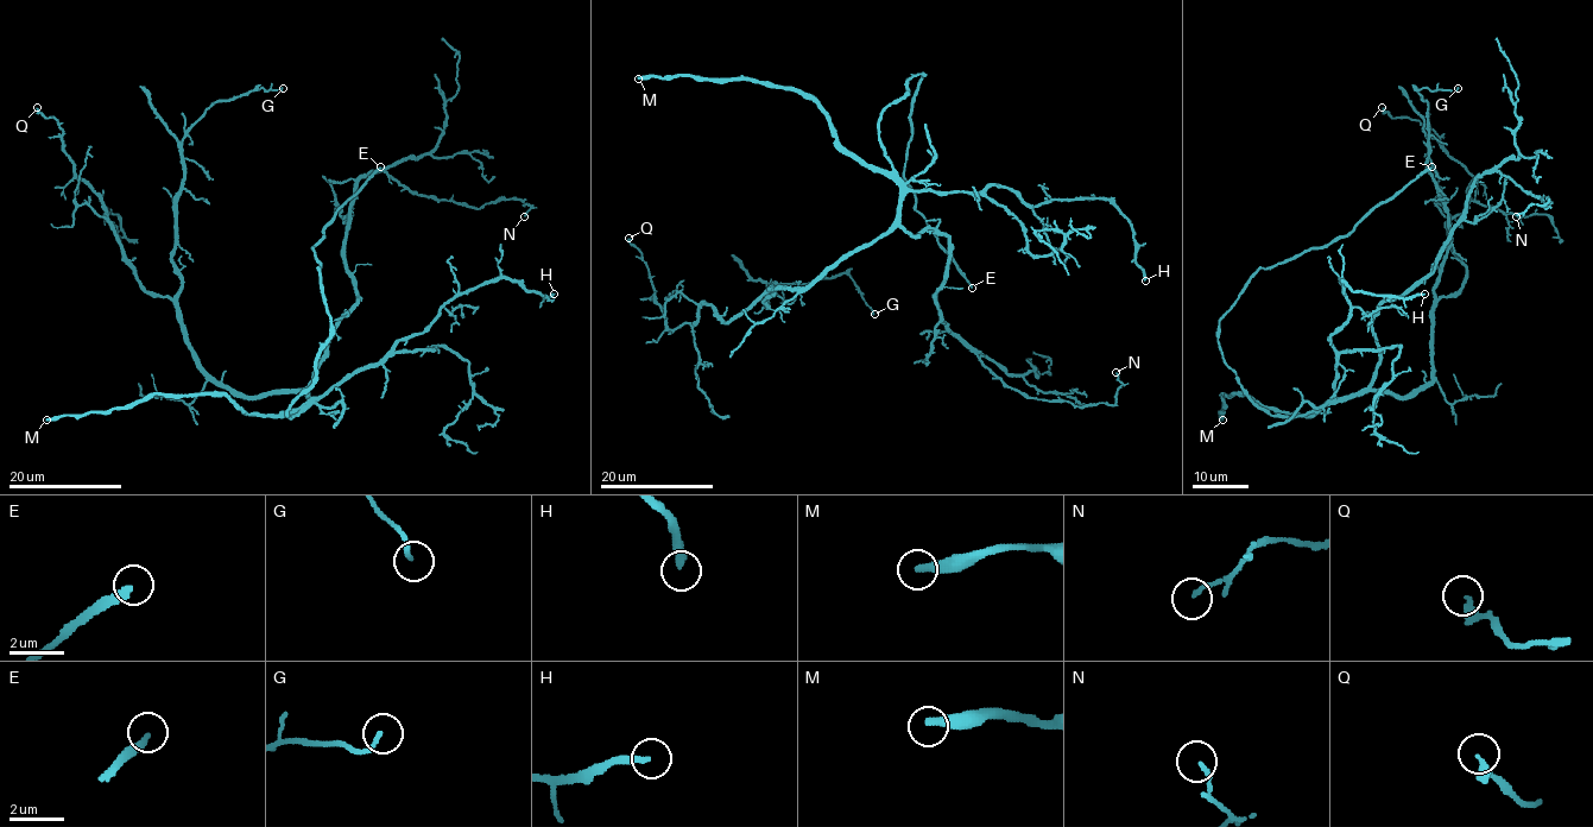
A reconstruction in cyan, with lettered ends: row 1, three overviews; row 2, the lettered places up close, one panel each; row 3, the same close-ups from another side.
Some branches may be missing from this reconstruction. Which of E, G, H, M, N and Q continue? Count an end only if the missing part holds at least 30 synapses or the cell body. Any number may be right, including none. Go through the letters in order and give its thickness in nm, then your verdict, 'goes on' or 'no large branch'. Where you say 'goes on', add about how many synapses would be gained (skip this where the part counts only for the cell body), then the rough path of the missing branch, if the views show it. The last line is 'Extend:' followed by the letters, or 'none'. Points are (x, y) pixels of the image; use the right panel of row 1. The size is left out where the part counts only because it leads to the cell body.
E: 200 nm | goes on | (1432, 166), (1453, 158), (1485, 132), (1531, 112), (1566, 80)
G: 160 nm | no large branch
H: 240 nm | no large branch
M: 280 nm | goes on | 600 syn
N: 120 nm | no large branch
Q: 320 nm | no large branch
Extend: E, M

